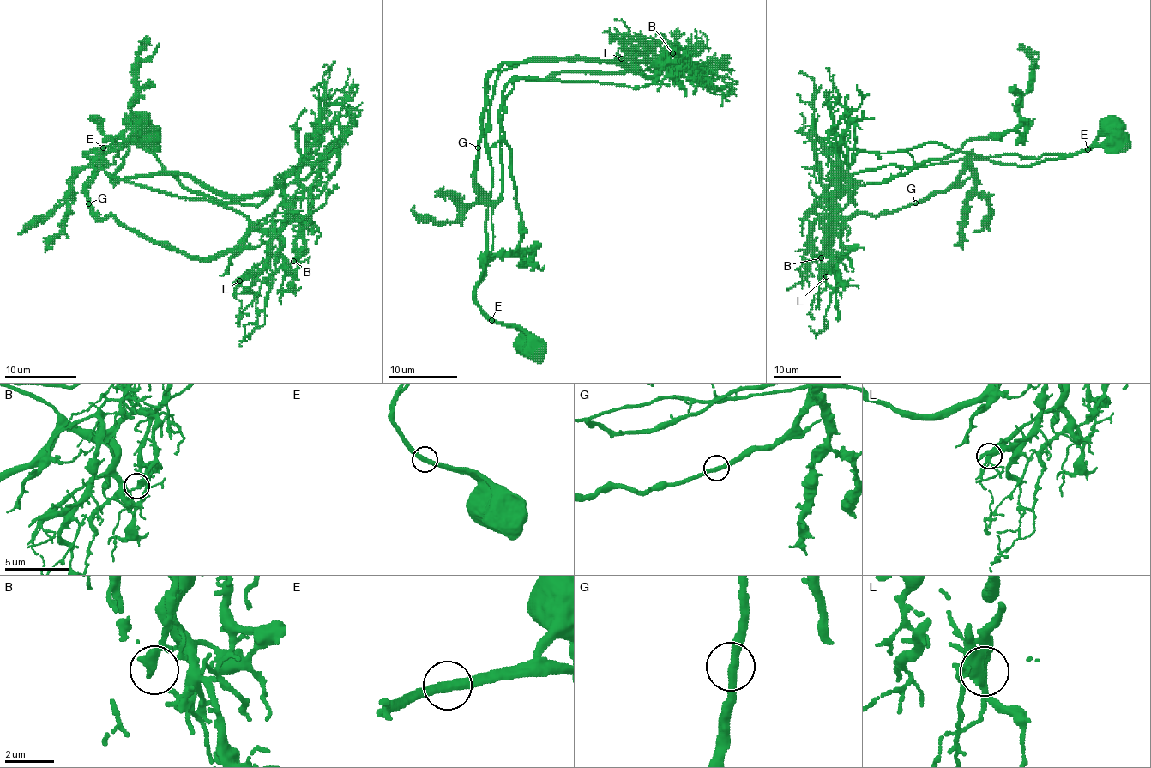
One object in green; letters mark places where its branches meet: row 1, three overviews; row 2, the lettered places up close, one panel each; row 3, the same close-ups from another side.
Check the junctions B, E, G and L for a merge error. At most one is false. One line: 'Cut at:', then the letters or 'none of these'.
Cut at: E

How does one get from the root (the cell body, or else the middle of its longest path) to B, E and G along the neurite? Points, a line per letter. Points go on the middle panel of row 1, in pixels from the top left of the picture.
B: (526, 342), (476, 299), (486, 258), (486, 129), (497, 77), (534, 58), (677, 69), (683, 58), (672, 53)
E: (526, 342), (526, 337), (514, 327), (491, 320)
G: (526, 342), (476, 299), (486, 258), (488, 207), (476, 182), (478, 148)

